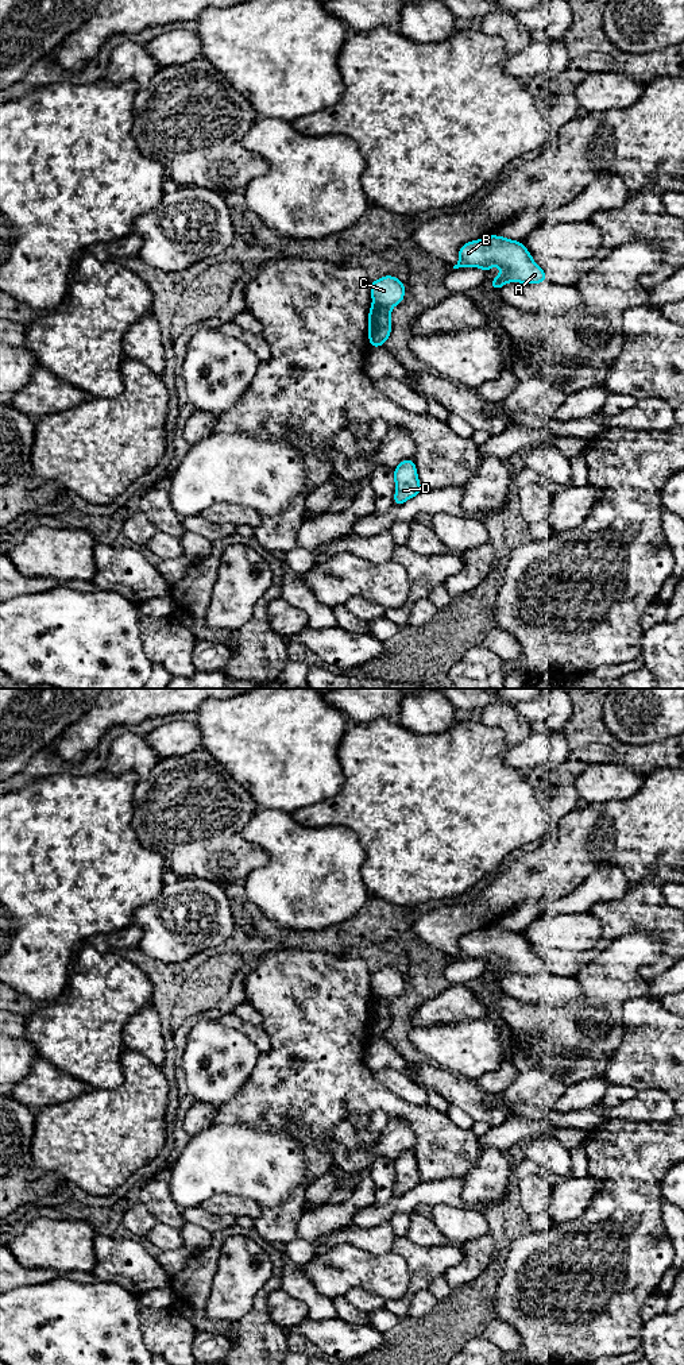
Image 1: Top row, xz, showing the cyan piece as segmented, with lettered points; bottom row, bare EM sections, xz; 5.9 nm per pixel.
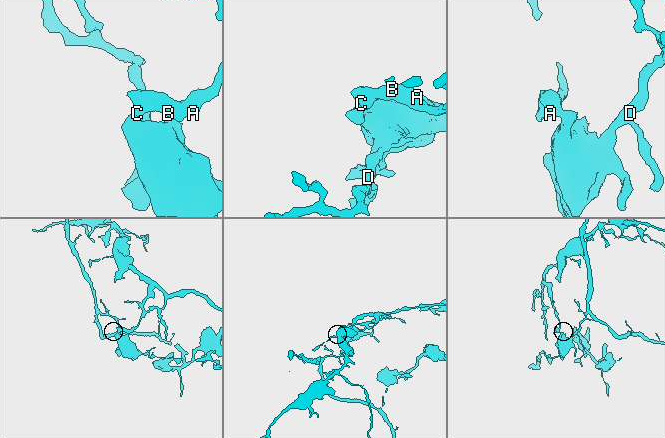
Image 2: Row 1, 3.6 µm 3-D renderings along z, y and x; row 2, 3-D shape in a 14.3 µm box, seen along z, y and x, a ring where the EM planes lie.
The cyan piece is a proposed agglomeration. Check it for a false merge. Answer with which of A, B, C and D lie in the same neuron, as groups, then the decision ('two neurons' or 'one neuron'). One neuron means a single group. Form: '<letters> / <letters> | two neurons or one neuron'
A B C / D | two neurons

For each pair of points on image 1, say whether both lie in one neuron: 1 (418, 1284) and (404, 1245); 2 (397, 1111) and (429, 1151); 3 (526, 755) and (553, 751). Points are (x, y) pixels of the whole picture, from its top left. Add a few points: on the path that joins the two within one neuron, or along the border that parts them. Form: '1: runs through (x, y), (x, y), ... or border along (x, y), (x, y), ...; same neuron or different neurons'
1: runs through (418, 1275), (418, 1260), (413, 1254); same neuron
2: runs through (409, 1115), (429, 1138); same neuron
3: runs through (533, 751), (547, 751); same neuron

